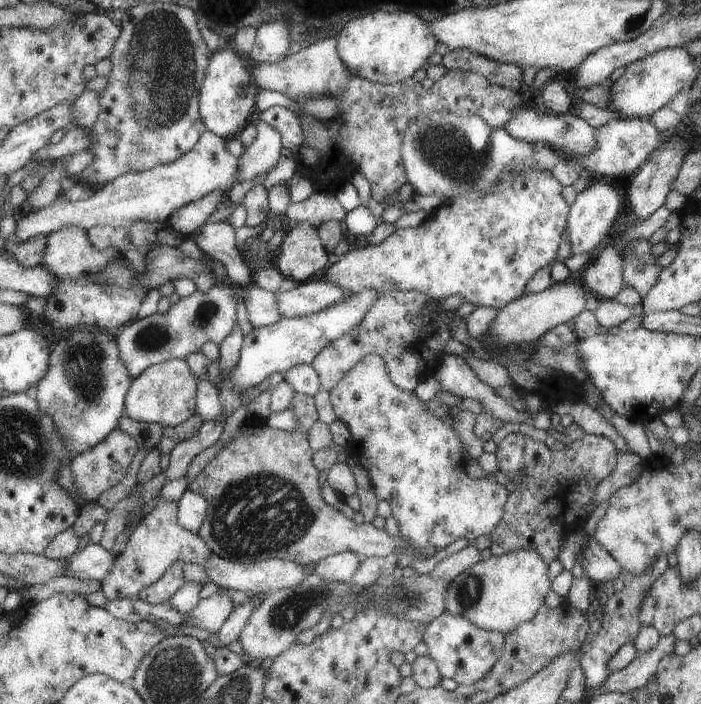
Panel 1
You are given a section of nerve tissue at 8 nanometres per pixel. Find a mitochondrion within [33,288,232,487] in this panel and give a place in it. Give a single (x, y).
(83, 366)

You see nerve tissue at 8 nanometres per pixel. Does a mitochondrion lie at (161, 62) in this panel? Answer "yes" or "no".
yes

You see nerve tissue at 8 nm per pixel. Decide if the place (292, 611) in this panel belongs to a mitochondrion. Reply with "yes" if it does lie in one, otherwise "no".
yes

